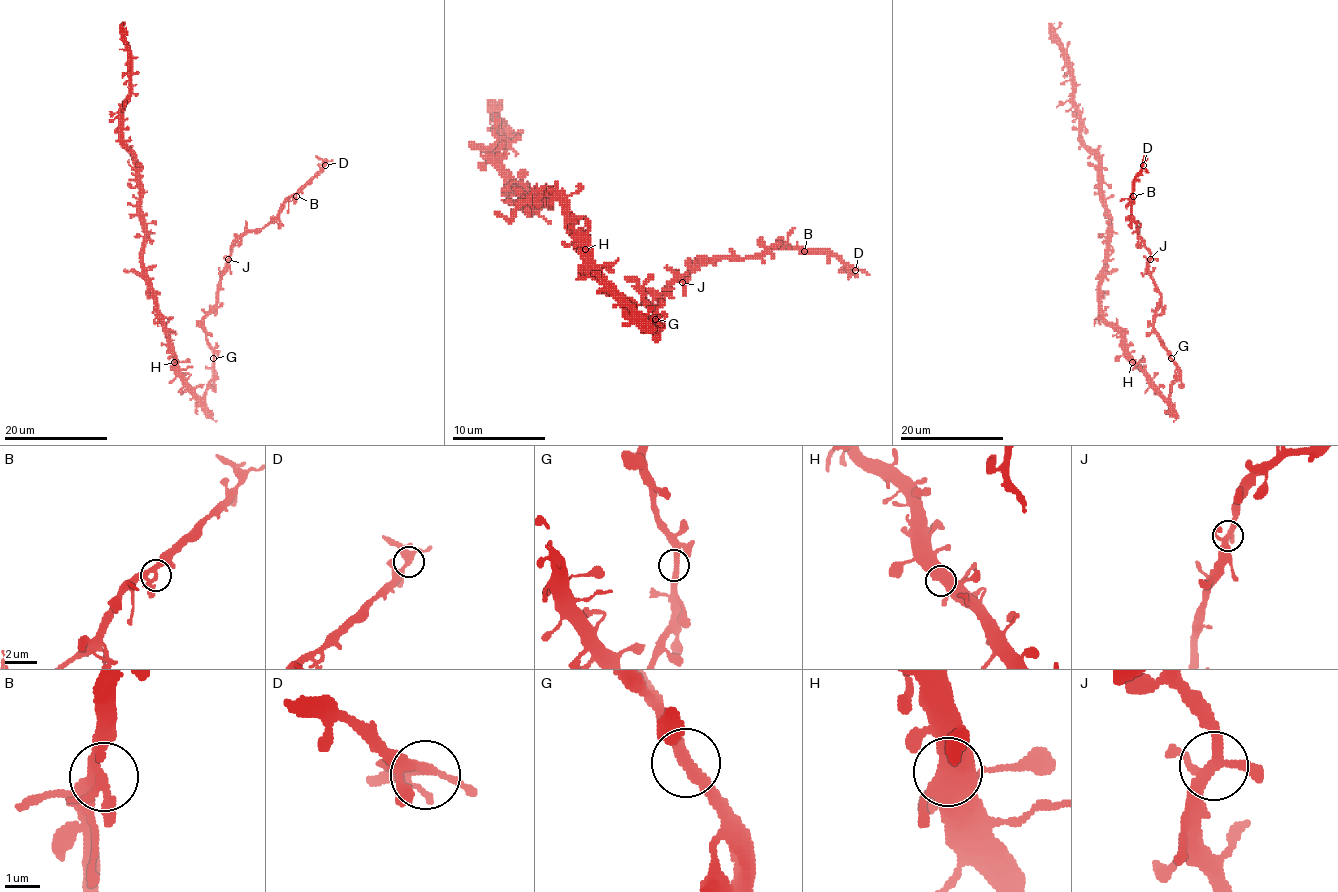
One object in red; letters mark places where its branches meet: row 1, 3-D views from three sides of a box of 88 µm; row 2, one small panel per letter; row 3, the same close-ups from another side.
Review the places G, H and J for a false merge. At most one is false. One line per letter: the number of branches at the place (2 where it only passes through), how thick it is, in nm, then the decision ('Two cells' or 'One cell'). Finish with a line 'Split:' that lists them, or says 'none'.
G: Branches: 2. Thickness 340 nm. One cell
H: Branches: 3. Thickness 480 nm. One cell
J: Branches: 4. Thickness 280 nm. One cell
Split: none

